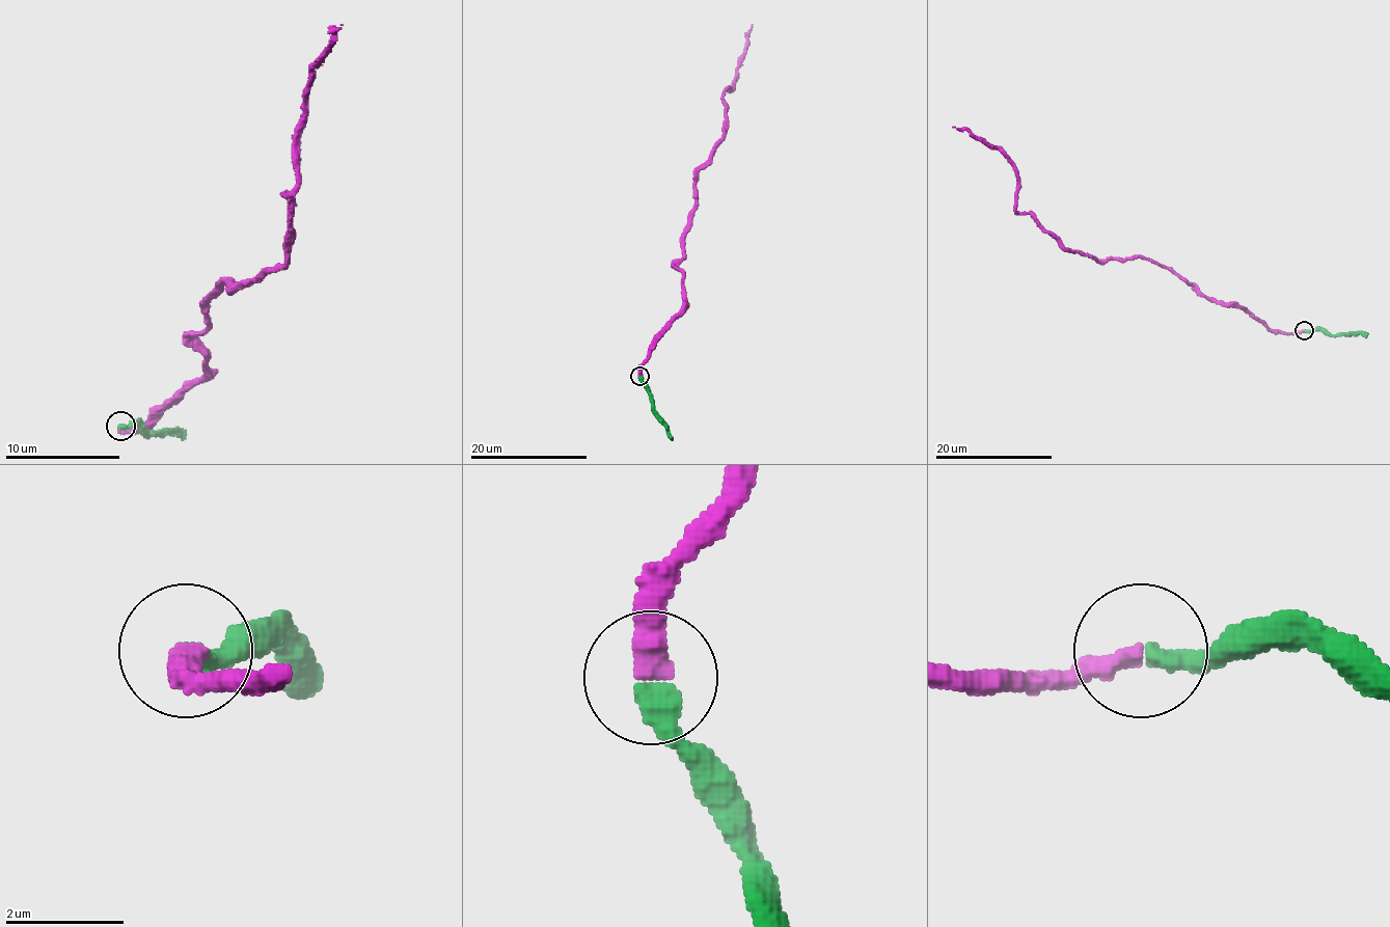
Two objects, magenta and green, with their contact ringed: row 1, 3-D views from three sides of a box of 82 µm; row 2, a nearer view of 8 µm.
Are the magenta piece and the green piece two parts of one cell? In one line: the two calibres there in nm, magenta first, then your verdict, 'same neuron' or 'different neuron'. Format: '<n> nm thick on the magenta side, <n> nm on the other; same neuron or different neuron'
400 nm thick on the magenta side, 400 nm on the other; same neuron

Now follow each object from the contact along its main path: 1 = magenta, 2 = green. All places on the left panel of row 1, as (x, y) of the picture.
1: (120, 426), (137, 429), (203, 375), (207, 302), (283, 263), (304, 89), (342, 24)
2: (120, 426), (137, 426), (146, 435), (186, 429)

